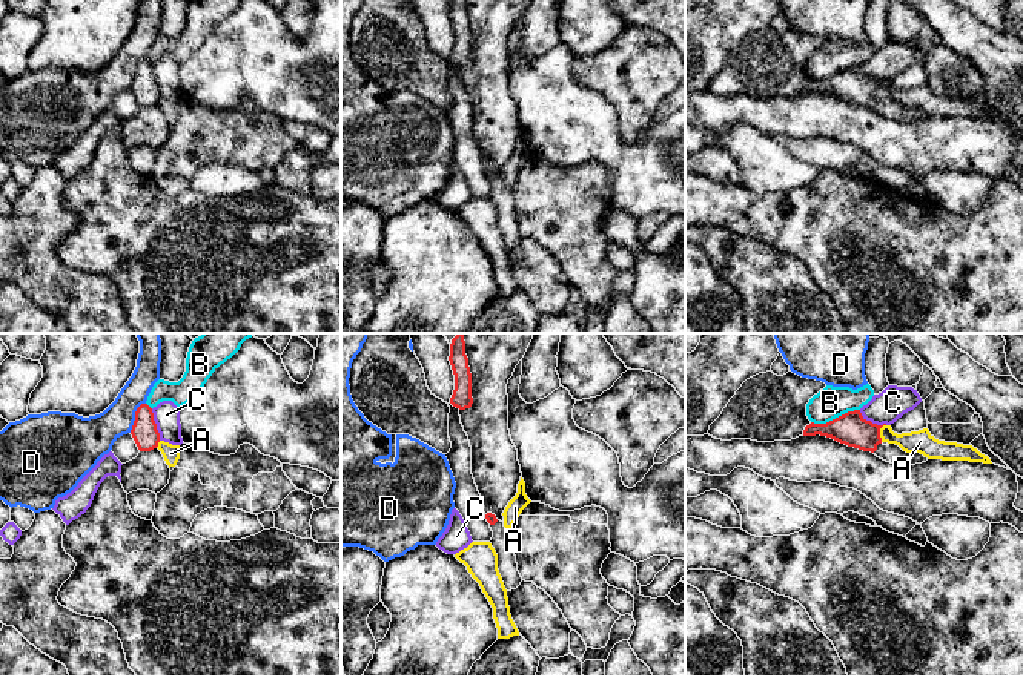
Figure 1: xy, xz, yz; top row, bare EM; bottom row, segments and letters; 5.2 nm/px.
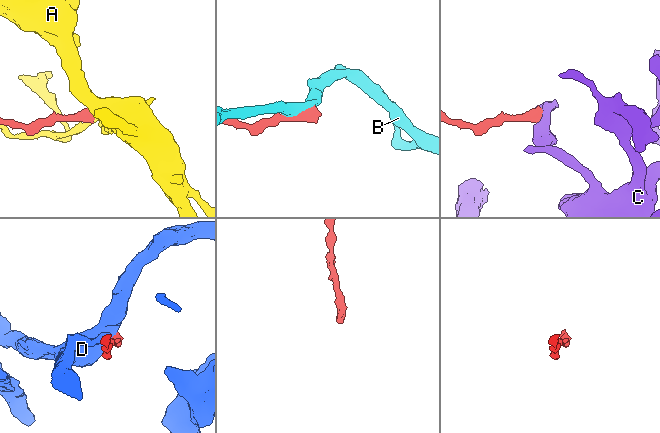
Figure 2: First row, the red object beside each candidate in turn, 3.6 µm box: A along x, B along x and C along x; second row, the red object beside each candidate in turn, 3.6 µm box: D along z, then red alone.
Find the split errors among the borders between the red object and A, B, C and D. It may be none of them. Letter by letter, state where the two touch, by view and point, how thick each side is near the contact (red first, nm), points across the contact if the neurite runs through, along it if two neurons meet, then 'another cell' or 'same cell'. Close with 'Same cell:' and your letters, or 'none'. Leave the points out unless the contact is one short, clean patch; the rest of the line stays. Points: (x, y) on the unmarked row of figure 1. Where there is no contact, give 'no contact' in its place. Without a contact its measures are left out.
A: yz (879, 89) | 170/120 nm | along yz (885, 80), (880, 85), (880, 97) | another cell
B: yz (836, 74) | 170/160 nm | another cell
C: xy (155, 80) | 140/140 nm | along xy (151, 65), (160, 95) | another cell
D: xy (135, 72) | 140/220 nm | another cell
Same cell: none

